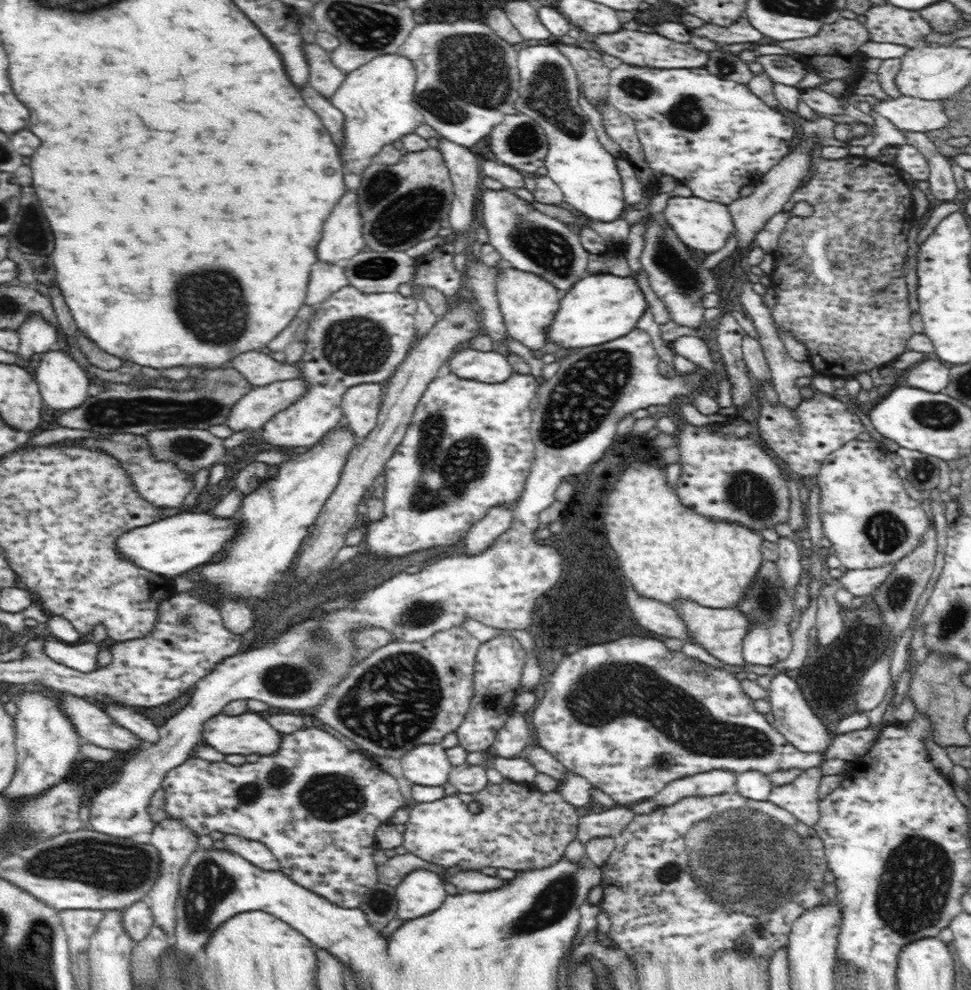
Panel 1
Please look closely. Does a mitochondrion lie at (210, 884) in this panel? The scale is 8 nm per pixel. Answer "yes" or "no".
yes

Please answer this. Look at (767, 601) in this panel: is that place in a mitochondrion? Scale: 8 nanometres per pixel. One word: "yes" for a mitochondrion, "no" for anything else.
yes

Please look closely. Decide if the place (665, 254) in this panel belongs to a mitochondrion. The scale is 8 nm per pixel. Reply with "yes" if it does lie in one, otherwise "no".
yes

